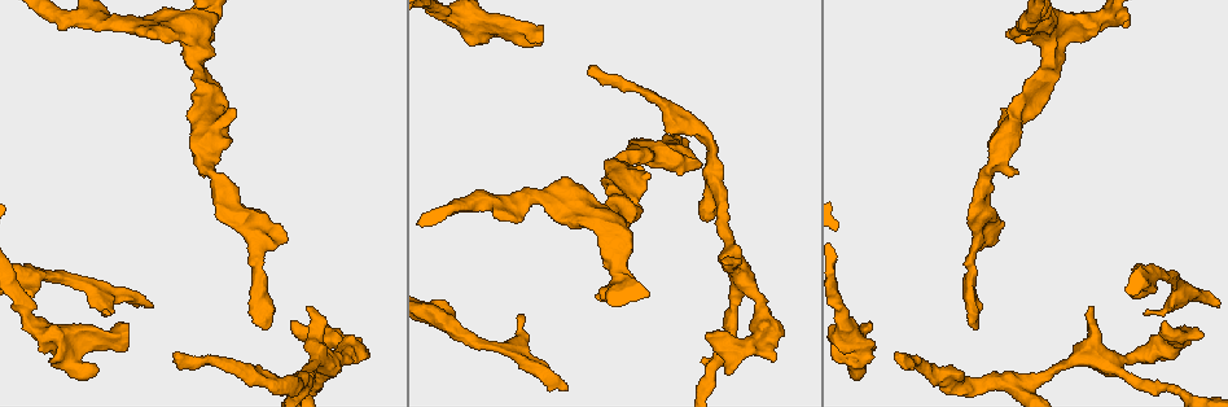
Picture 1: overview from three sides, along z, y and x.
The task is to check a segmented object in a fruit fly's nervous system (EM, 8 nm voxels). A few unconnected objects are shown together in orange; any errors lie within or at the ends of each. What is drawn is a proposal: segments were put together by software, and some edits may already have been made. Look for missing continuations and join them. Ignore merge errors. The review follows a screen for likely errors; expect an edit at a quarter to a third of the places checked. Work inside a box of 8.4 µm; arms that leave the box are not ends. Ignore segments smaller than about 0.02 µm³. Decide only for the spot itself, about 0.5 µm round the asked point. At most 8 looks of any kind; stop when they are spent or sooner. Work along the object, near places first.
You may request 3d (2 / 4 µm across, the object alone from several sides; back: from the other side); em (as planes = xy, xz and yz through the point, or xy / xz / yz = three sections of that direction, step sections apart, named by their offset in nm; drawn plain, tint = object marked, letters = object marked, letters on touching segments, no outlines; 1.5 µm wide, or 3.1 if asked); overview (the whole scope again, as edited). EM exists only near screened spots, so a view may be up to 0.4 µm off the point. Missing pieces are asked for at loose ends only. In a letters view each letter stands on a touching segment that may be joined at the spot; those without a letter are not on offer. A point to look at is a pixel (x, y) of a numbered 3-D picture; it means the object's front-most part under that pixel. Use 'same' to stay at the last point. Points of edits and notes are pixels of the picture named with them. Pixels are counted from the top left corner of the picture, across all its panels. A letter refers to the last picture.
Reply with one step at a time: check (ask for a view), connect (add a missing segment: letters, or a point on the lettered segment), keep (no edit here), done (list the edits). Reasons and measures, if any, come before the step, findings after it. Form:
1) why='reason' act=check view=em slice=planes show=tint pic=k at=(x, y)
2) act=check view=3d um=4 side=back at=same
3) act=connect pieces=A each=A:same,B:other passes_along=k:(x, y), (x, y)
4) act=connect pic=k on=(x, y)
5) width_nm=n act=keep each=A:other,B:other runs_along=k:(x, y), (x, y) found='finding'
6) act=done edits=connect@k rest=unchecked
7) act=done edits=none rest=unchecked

why='branch stops here' act=check view=3d um=2 pic=1 at=(308, 308)

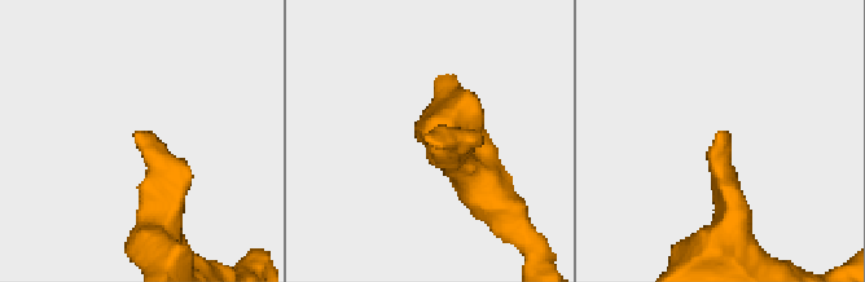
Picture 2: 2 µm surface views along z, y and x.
why='need the tissue' act=check view=em slice=planes show=tint pic=2 at=(716, 134)

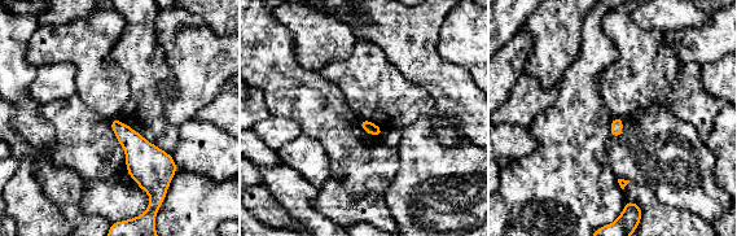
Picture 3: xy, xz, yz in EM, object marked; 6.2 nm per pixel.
act=check view=em slice=planes show=letters at=same

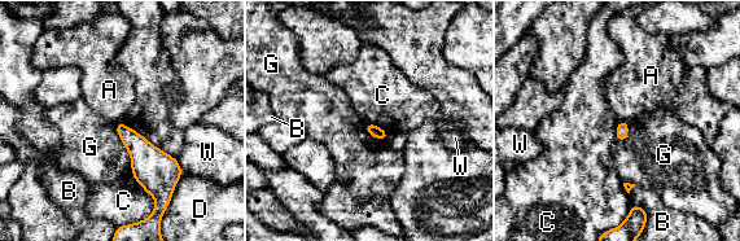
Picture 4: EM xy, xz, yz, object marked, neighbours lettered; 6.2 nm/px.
act=keep each=A:other,B:other,C:other,D:other,G:other,W:other border=4:(121, 121), (175, 158) found='no lettered segment goes on from it'

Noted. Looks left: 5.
why='an open end' act=check view=3d um=4 pic=1 at=(173, 353)

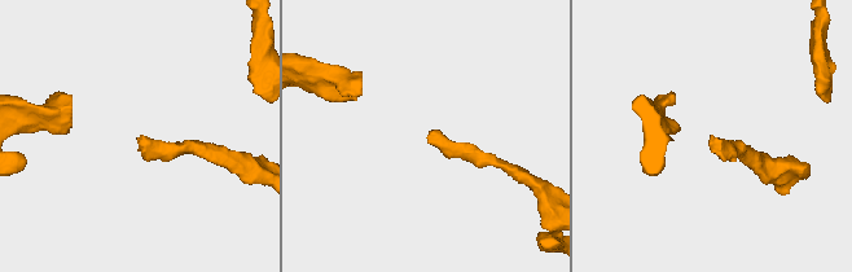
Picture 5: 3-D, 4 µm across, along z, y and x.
why='shape alone is not enough' act=check view=em slice=planes show=letters pic=5 at=(711, 138)

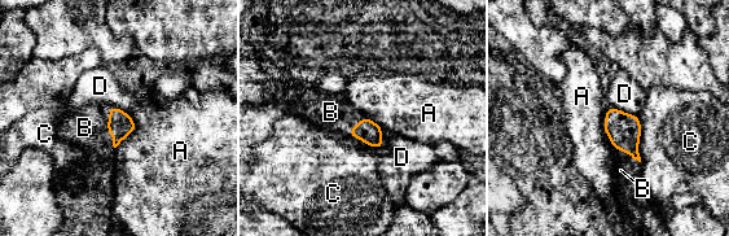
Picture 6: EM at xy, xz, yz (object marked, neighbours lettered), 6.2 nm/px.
act=connect pieces=B each=A:other,B:same,C:other,D:other passes_along=6:(121, 125), (105, 126), (84, 127) found='the neuron continues'

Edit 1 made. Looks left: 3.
act=check view=overview

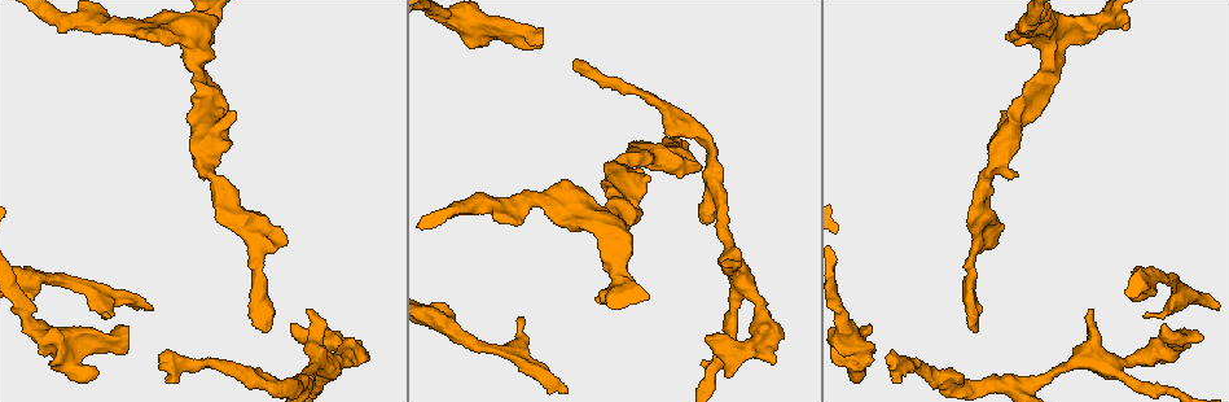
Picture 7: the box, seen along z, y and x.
why='free end' act=check view=em slice=xz step=8 show=tint pic=7 at=(1147, 316)

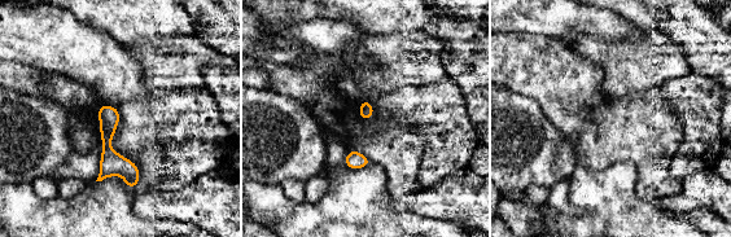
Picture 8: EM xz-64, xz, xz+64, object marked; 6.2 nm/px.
why='another direction' act=check view=em slice=planes show=letters at=same

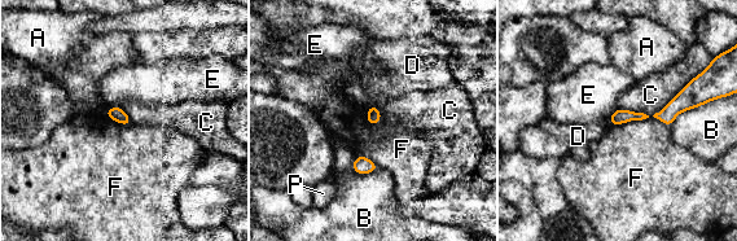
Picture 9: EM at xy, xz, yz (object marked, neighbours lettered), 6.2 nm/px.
act=keep each=A:other,B:other,C:other,D:other,E:other,F:other,P:other found='none of them fits'

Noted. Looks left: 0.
act=done edits=connect@6 rest=unchecked

